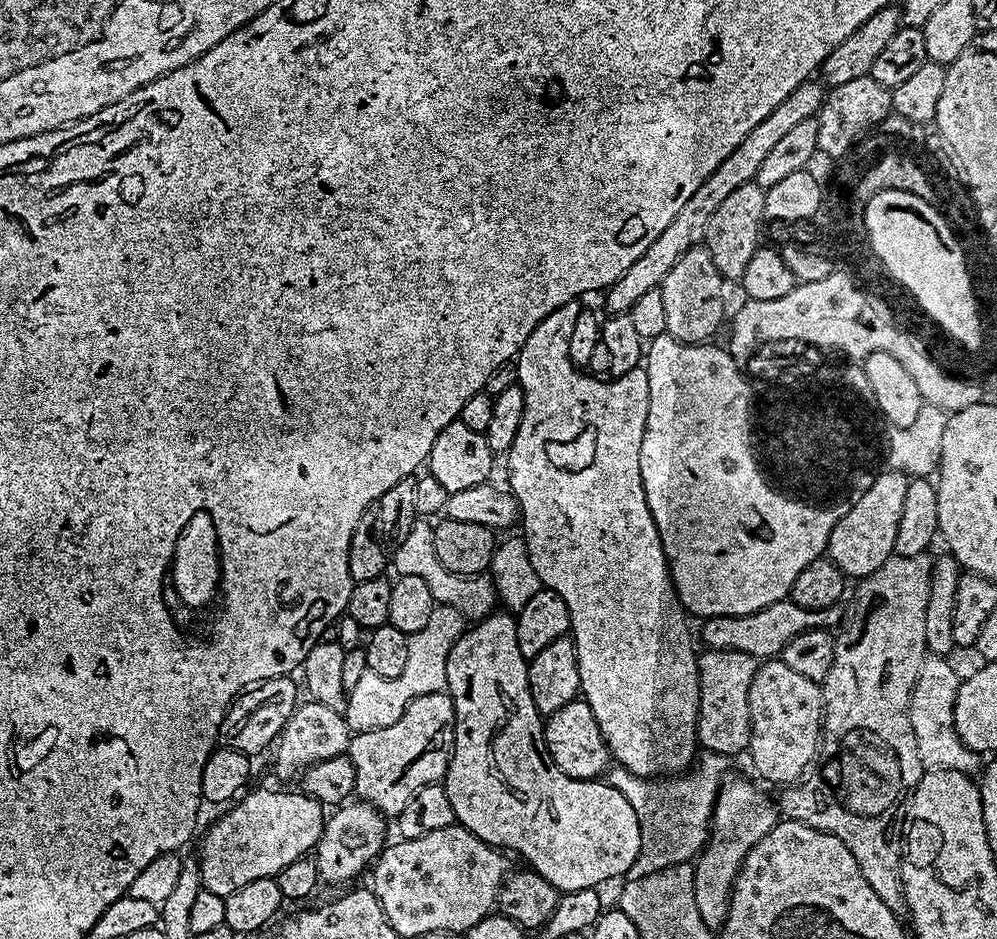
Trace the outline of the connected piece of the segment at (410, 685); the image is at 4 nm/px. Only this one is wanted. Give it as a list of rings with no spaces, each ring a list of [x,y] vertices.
[[[437,604],[430,614],[430,622],[422,626],[422,630],[411,633],[410,659],[406,661],[406,670],[398,674],[398,678],[387,680],[379,674],[366,671],[358,678],[354,690],[346,693],[344,720],[348,723],[349,733],[382,730],[386,726],[394,726],[398,718],[414,702],[414,698],[422,698],[422,694],[434,694],[445,691],[448,687],[446,678],[446,662],[450,658],[450,650],[458,642],[462,631],[462,614],[454,606]]]

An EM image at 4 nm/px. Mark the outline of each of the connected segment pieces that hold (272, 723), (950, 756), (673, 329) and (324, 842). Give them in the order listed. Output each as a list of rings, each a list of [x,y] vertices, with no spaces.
[[[291,675],[275,676],[269,680],[263,680],[260,684],[245,688],[232,701],[228,713],[224,716],[218,737],[219,743],[223,747],[244,752],[250,758],[255,757],[255,752],[262,751],[268,743],[269,747],[279,737],[280,731],[298,707],[296,684],[292,679]]]
[[[925,655],[912,695],[912,725],[918,738],[920,758],[929,769],[949,768],[972,774],[976,767],[981,767],[981,757],[964,745],[956,732],[955,700],[962,680],[948,663],[945,657]]]
[[[707,247],[691,248],[678,262],[674,270],[666,274],[659,286],[662,303],[666,309],[666,333],[684,344],[702,344],[713,339],[712,335],[724,320],[724,287],[726,281],[721,276],[714,258],[710,258]]]
[[[348,802],[337,807],[336,812],[324,821],[324,832],[316,843],[314,855],[316,865],[320,871],[321,881],[327,884],[340,884],[351,878],[355,872],[369,867],[376,857],[384,851],[384,823],[386,817],[383,812],[373,808],[371,804],[363,802]]]

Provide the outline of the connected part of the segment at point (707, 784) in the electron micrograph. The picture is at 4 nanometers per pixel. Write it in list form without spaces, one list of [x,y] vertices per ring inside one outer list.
[[[702,750],[697,755],[691,770],[675,776],[647,778],[634,775],[617,764],[609,767],[604,775],[605,783],[614,786],[626,798],[638,816],[639,829],[642,830],[642,846],[638,858],[635,859],[634,866],[630,866],[626,877],[627,881],[638,881],[652,873],[668,868],[670,865],[687,863],[705,847],[712,815],[715,812],[717,794],[727,777],[728,764],[730,764],[729,757],[720,755],[716,751]]]

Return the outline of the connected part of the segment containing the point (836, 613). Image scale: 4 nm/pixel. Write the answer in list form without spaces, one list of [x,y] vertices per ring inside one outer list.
[[[785,598],[750,614],[710,616],[703,621],[705,645],[718,650],[738,650],[742,654],[750,654],[757,658],[776,658],[786,646],[786,642],[790,642],[790,638],[794,638],[794,634],[802,634],[802,630],[835,629],[842,620],[840,611],[839,607],[823,608],[817,612],[806,610],[794,603],[791,598]]]

